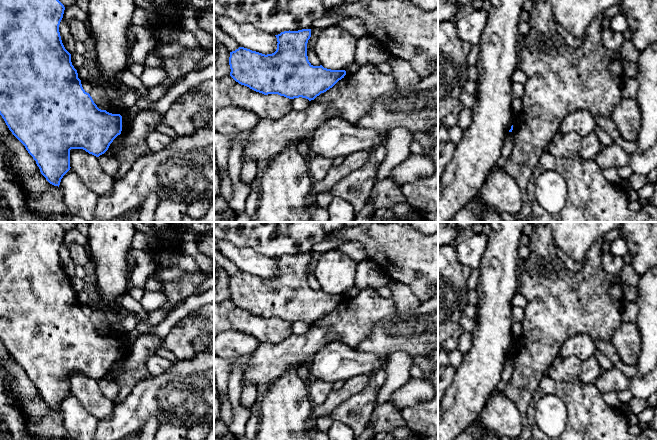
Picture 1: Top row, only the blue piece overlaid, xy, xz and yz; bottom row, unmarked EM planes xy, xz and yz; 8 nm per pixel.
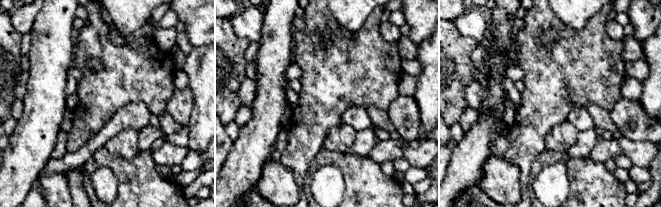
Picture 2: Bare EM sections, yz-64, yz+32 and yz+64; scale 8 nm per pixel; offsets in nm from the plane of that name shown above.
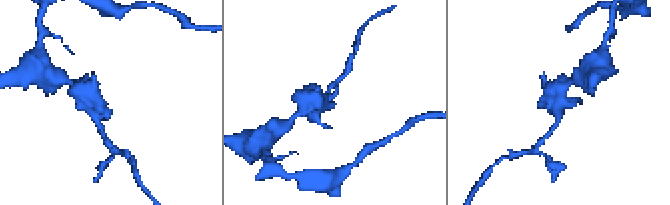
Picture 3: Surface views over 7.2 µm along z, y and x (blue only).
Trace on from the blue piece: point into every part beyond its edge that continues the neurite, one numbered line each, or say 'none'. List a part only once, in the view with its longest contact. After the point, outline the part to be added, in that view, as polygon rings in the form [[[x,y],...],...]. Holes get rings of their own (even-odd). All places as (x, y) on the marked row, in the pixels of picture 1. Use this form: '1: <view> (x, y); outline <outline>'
none

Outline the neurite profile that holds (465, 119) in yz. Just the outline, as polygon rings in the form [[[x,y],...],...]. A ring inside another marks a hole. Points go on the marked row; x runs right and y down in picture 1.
[[[463,107],[459,115],[457,126],[460,127],[462,130],[465,130],[471,125],[472,120],[472,110]]]

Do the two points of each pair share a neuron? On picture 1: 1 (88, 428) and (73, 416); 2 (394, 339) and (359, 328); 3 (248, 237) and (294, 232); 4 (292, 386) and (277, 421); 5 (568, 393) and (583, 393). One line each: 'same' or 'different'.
1: same
2: different
3: same
4: same
5: same

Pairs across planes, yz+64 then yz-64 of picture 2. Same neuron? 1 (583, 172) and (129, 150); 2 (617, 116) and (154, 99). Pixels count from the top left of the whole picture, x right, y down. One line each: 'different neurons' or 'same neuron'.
1: different neurons
2: different neurons

